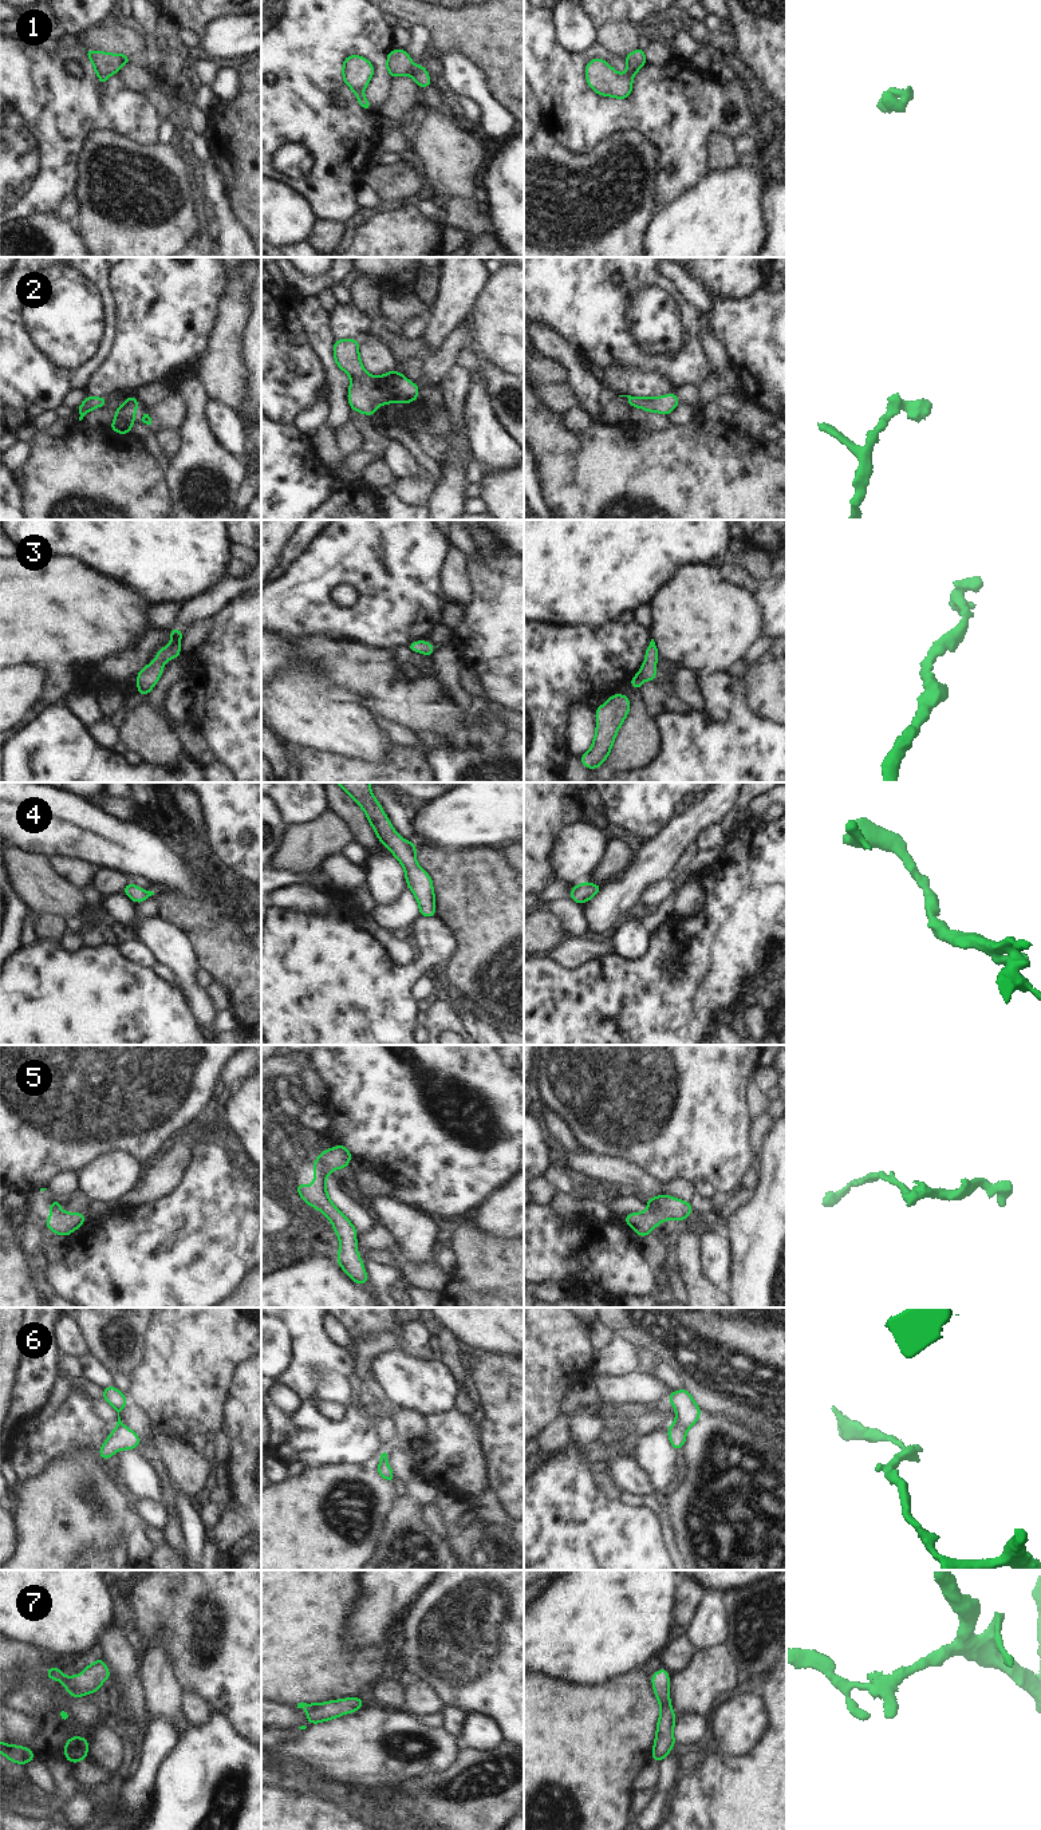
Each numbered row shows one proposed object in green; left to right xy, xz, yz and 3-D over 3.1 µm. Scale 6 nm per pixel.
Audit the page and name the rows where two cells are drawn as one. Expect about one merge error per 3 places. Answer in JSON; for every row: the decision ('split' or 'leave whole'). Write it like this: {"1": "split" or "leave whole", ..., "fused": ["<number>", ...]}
{"1": "leave whole", "2": "leave whole", "3": "leave whole", "4": "leave whole", "5": "leave whole", "6": "leave whole", "7": "leave whole", "fused": []}

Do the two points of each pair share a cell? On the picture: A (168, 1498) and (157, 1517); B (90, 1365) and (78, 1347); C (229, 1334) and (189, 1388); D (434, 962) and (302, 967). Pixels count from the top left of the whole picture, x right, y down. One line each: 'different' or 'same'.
A: different
B: different
C: same
D: same

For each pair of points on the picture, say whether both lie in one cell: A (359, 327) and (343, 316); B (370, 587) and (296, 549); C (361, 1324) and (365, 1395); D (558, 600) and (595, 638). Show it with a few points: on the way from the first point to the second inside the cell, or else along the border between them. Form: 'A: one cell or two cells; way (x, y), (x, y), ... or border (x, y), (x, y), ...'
A: one cell; way (355, 324), (347, 320)
B: two cells; border (318, 533), (286, 568)
C: two cells; border (393, 1332), (367, 1336), (354, 1341)
D: two cells; border (615, 620), (602, 626), (553, 624)

